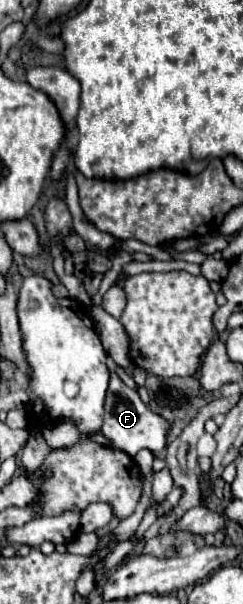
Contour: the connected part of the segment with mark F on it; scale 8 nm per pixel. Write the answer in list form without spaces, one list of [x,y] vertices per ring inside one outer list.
[[[114,371],[110,375],[110,387],[108,387],[104,409],[106,409],[106,413],[104,413],[104,423],[100,427],[100,433],[110,439],[114,449],[124,451],[130,457],[134,457],[140,449],[148,449],[152,453],[160,453],[166,449],[172,423],[166,421],[164,417],[160,417],[158,413],[154,413],[152,409],[148,409],[142,403],[140,395],[134,389],[130,389]]]

